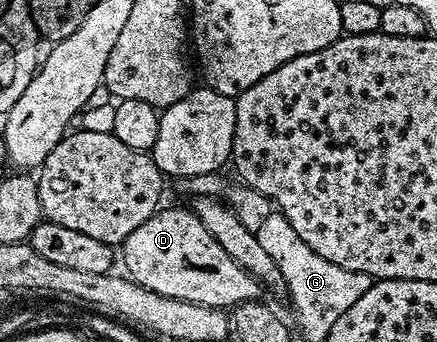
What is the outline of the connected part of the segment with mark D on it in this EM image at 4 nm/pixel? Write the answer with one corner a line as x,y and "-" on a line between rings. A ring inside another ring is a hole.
170,207
155,211
152,217
148,217
148,221
144,221
144,225
140,225
140,229
132,229
132,233
128,233
128,237
120,244
120,263
126,266
125,274
133,279
135,283
140,284
144,289
148,289
152,293
160,293
164,297
172,297
173,299
183,299
184,301
192,301
196,305
208,305
209,307
221,307
223,309
233,309
238,304
257,300
259,298
258,290
260,284
258,280
253,279
244,269
240,269
240,265
236,265
236,261
232,261
232,257
228,257
228,253
224,253
224,249
220,245
220,241
216,241
216,237
212,237
212,233
208,233
208,229
204,229
204,225
196,216
193,210
182,207

